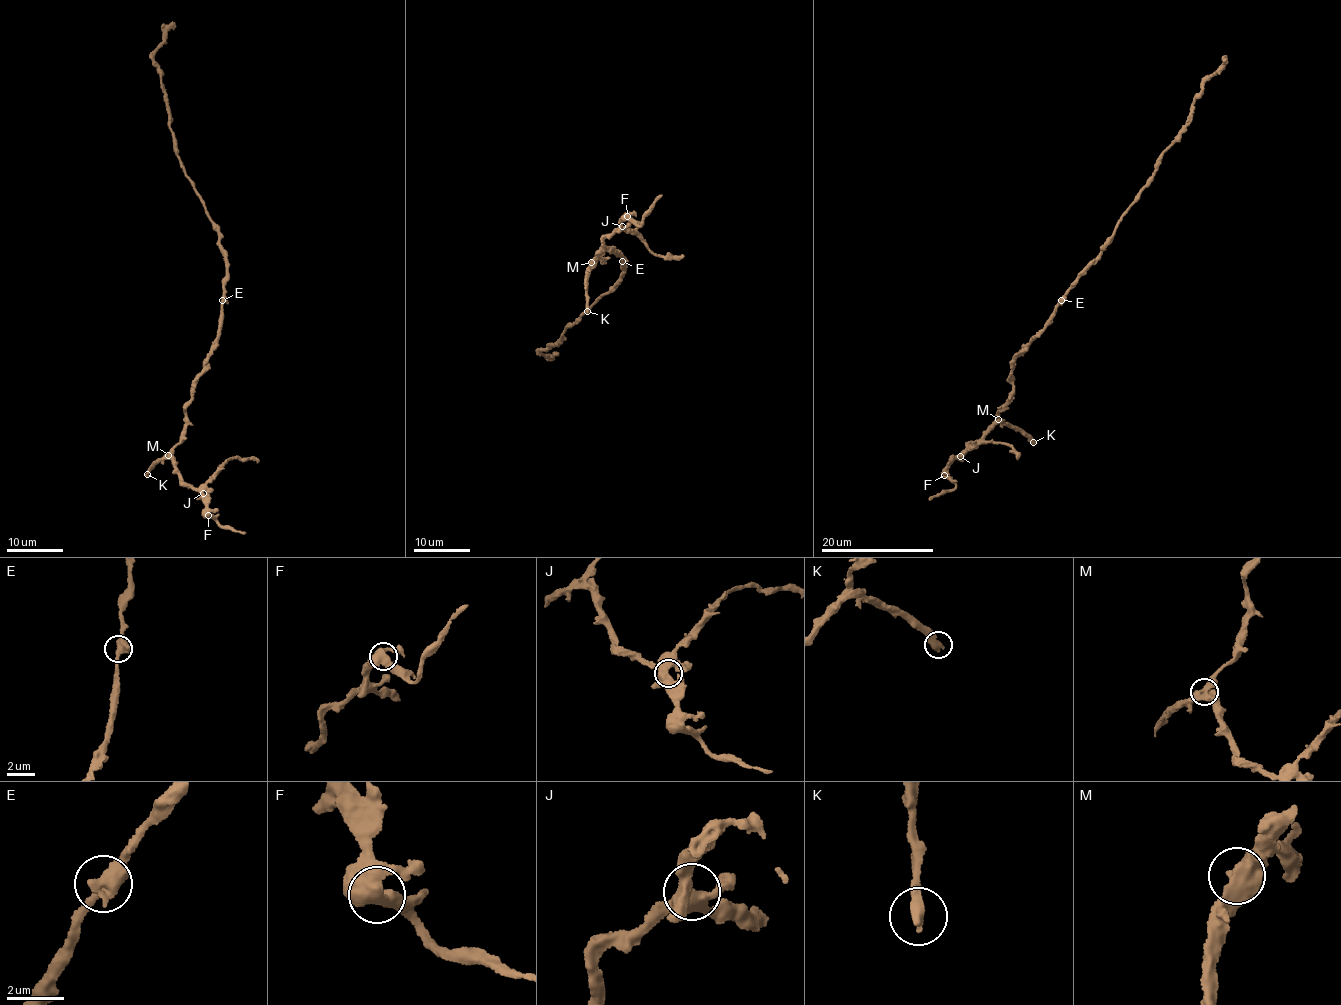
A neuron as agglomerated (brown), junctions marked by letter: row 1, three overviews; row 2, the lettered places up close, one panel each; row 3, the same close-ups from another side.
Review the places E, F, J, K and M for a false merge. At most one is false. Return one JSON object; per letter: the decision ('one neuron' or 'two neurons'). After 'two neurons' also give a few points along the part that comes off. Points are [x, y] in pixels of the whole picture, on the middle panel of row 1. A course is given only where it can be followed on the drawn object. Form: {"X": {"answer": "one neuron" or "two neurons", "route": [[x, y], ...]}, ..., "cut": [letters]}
{"E": {"answer": "one neuron"}, "F": {"answer": "one neuron"}, "J": {"answer": "one neuron"}, "K": {"answer": "one neuron"}, "M": {"answer": "one neuron"}, "cut": []}

